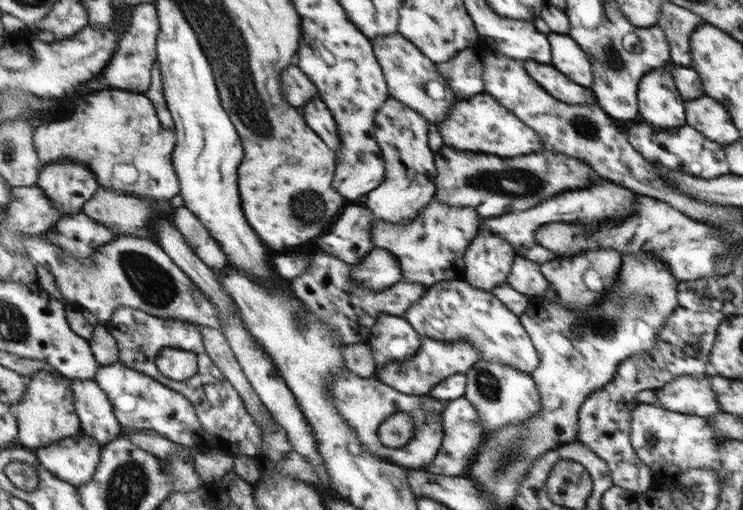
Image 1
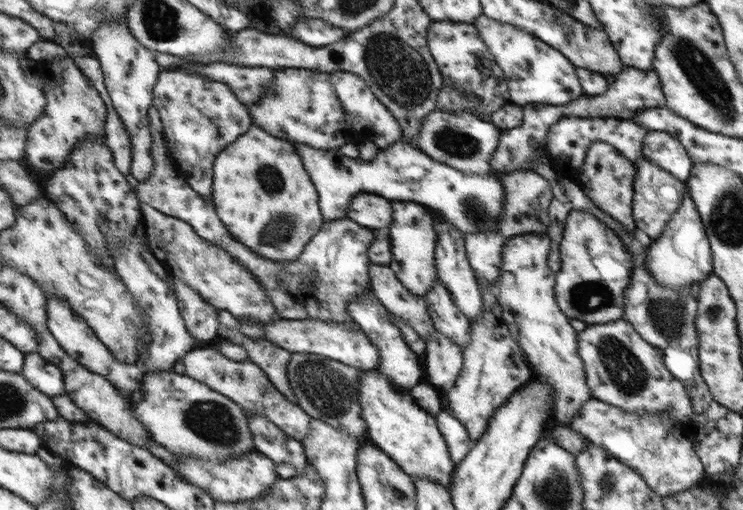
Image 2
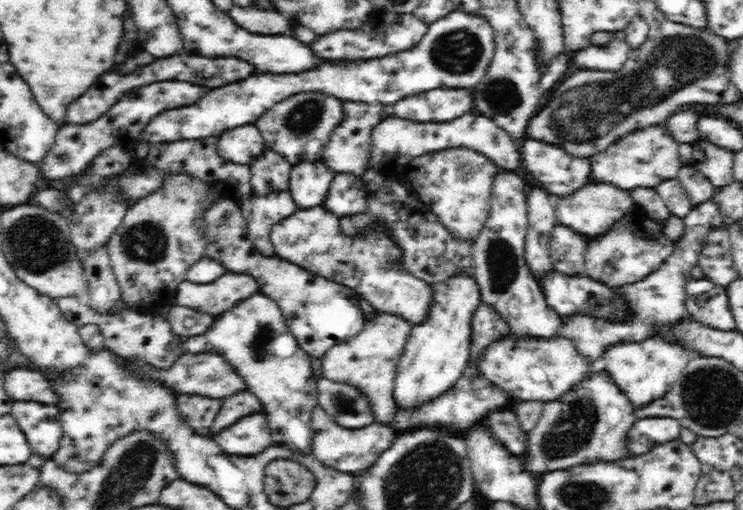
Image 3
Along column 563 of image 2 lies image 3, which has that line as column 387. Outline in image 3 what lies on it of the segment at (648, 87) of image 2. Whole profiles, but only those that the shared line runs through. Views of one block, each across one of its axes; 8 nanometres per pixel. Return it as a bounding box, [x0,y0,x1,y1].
[322,101,392,176]

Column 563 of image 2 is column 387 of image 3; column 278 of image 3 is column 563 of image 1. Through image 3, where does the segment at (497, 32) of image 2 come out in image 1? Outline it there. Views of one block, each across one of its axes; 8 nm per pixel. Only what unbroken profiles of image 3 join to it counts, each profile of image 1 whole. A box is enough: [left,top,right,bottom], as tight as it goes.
[523,61,595,105]

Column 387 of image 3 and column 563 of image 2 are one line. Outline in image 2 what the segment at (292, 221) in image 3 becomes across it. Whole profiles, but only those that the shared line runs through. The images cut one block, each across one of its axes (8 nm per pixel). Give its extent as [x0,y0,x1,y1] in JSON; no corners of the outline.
[554,210,634,324]

